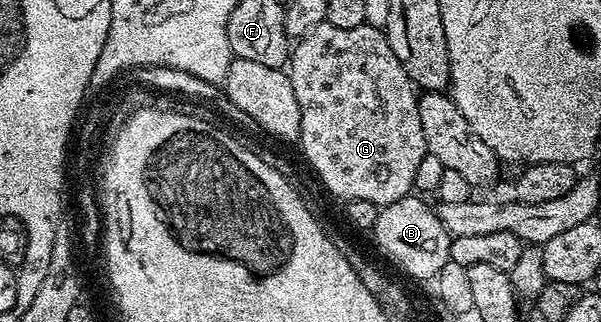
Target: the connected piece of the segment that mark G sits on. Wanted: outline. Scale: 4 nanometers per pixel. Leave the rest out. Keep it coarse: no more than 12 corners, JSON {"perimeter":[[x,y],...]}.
{"perimeter":[[383,30],[294,43],[297,146],[329,193],[382,208],[429,158]]}

